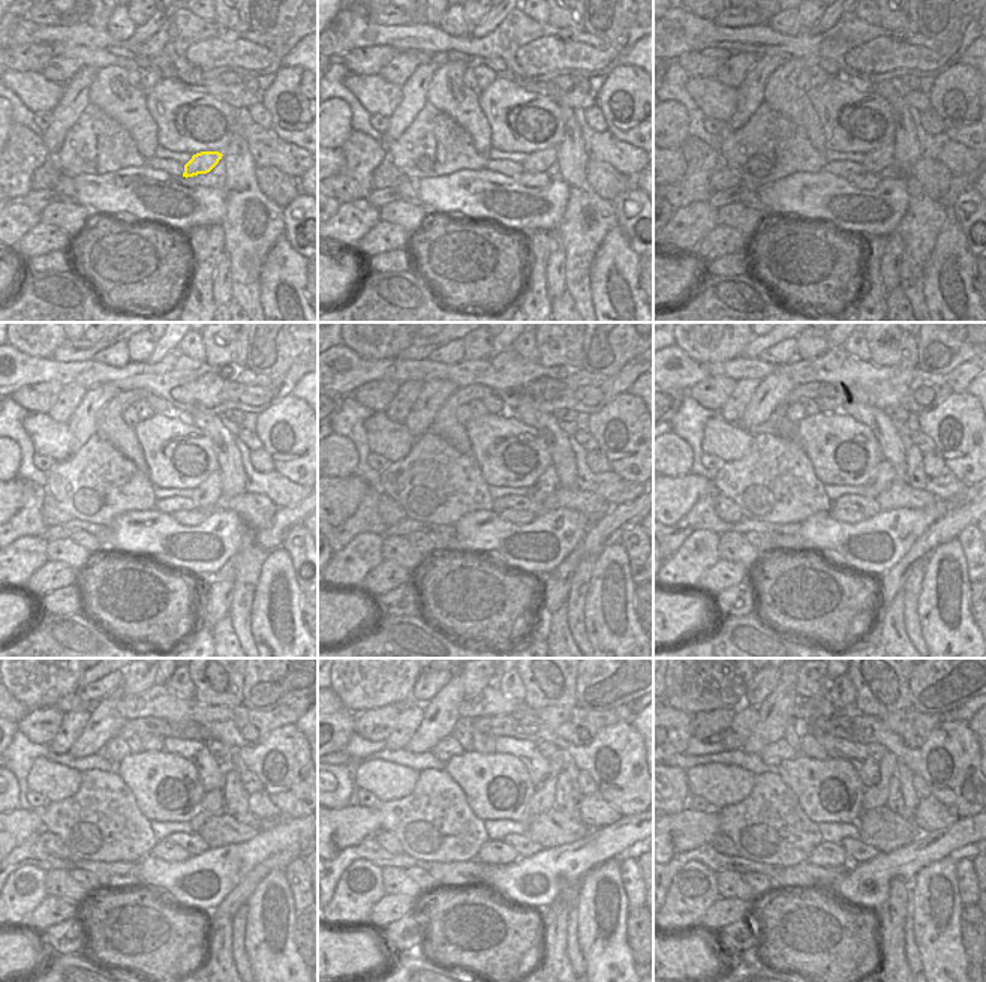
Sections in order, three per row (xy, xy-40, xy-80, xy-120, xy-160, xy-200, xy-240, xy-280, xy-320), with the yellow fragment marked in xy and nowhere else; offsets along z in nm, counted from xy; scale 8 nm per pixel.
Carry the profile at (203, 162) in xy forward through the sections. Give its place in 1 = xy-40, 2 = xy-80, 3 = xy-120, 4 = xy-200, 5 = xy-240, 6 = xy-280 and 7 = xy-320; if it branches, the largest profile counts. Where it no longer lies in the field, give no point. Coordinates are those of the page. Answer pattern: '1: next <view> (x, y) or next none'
1: next xy-40 (538, 162)
2: next xy-80 (875, 162)
3: next xy-120 (206, 495)
4: next xy-200 (884, 474)
5: next xy-240 (212, 804)
6: next xy-280 (543, 799)
7: next xy-320 (877, 795)

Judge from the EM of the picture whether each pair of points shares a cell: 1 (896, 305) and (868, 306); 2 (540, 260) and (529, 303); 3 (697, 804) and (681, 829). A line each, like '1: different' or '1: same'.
1: different
2: same
3: different

